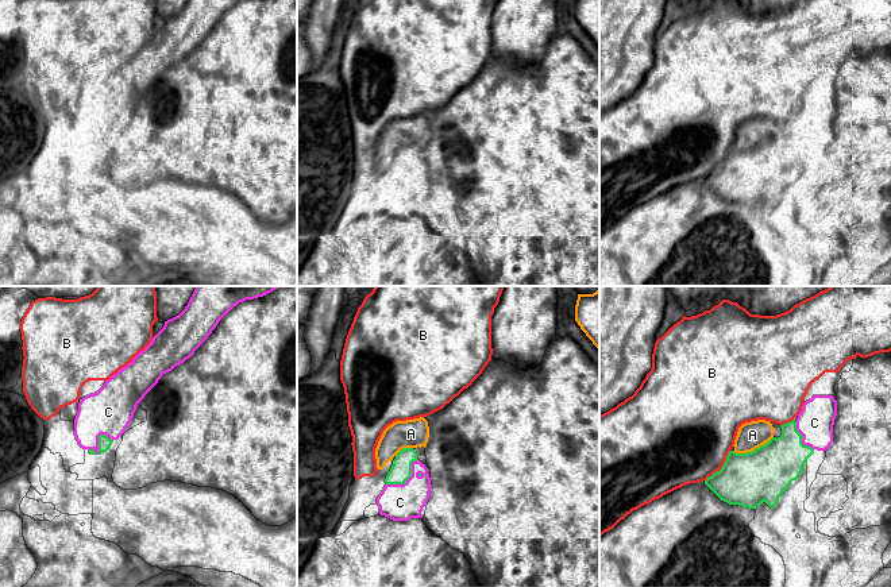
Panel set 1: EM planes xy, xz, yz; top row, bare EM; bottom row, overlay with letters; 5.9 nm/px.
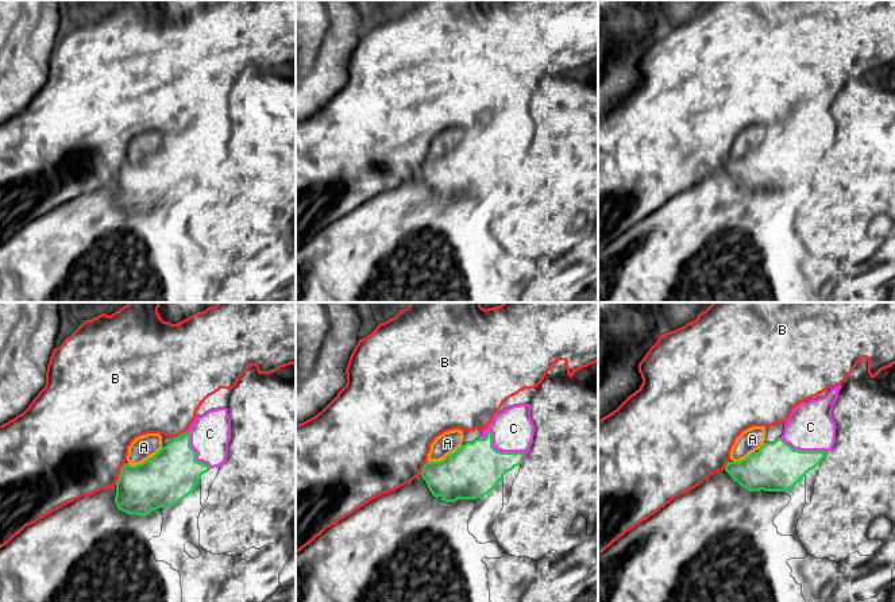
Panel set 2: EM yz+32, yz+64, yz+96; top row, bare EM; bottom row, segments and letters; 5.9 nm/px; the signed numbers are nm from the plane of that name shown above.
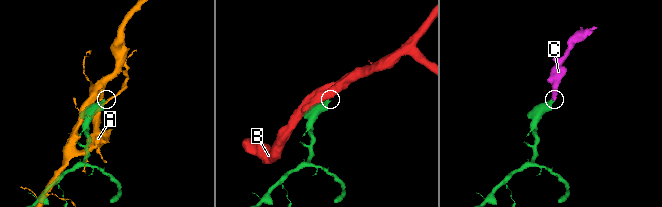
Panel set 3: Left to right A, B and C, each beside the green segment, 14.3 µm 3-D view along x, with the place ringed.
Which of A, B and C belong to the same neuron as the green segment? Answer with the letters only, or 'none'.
C

